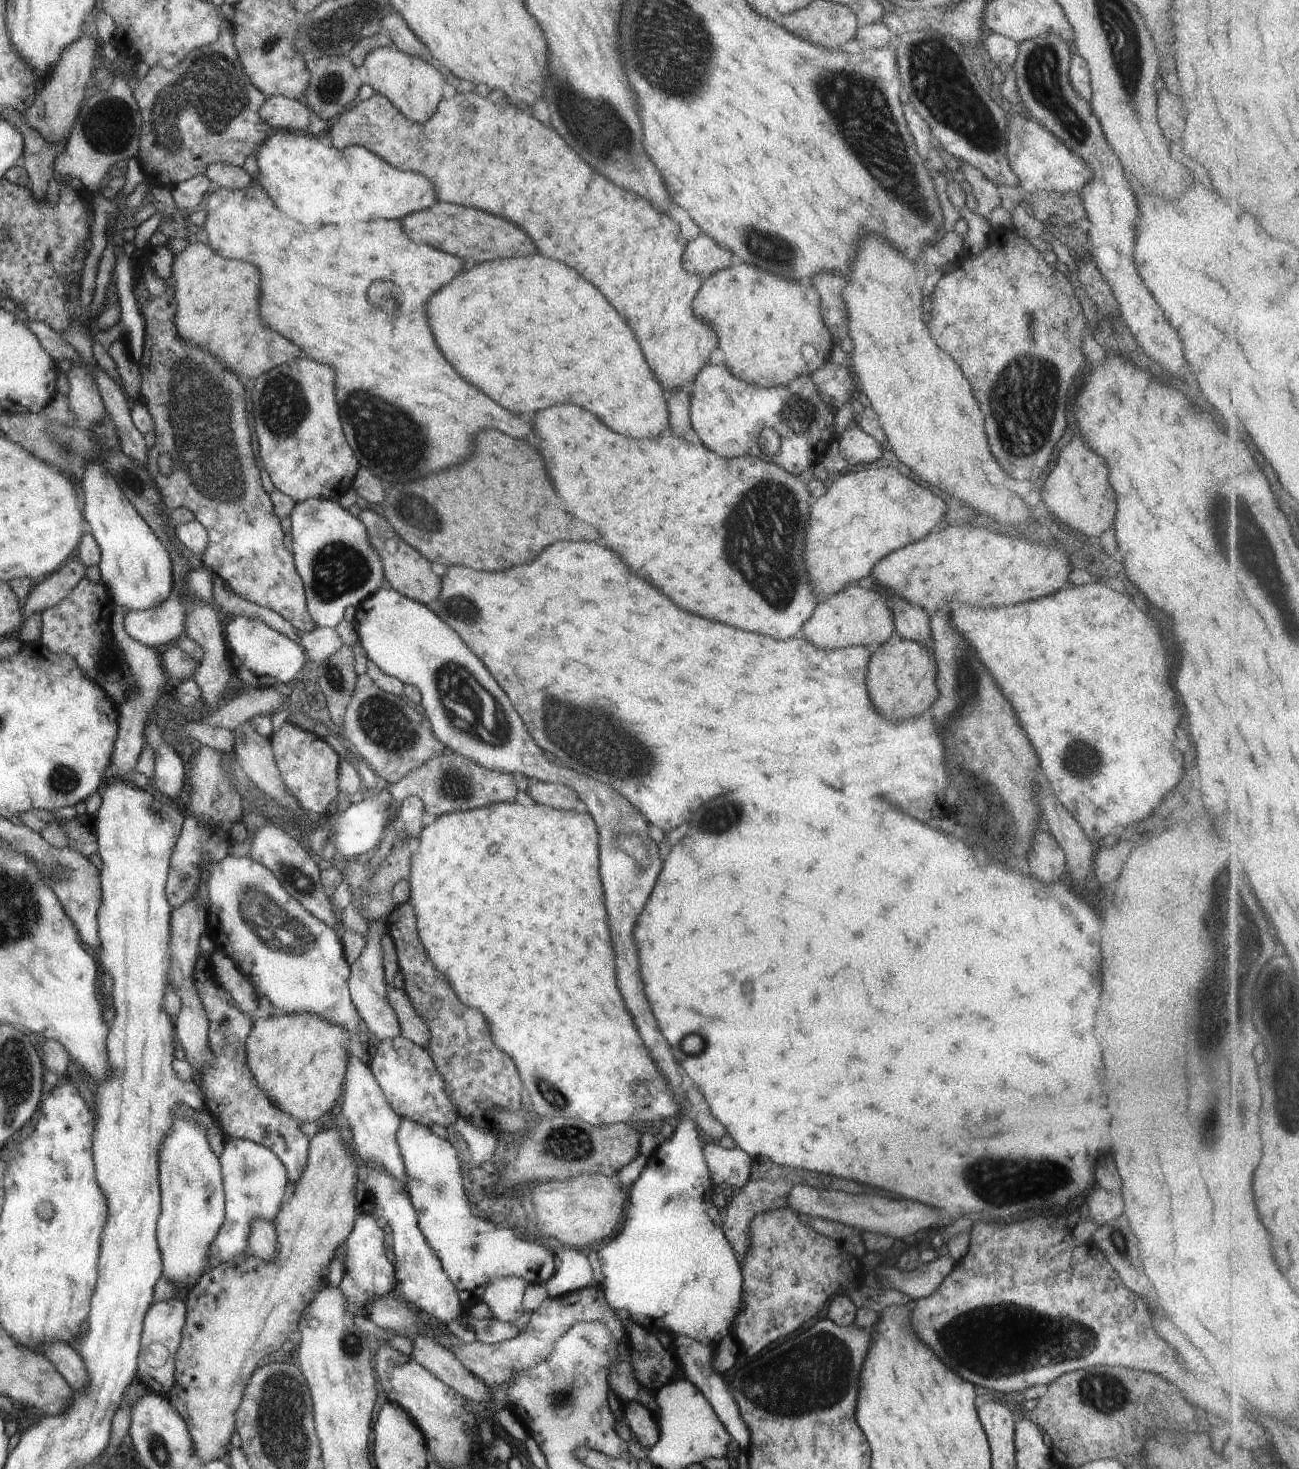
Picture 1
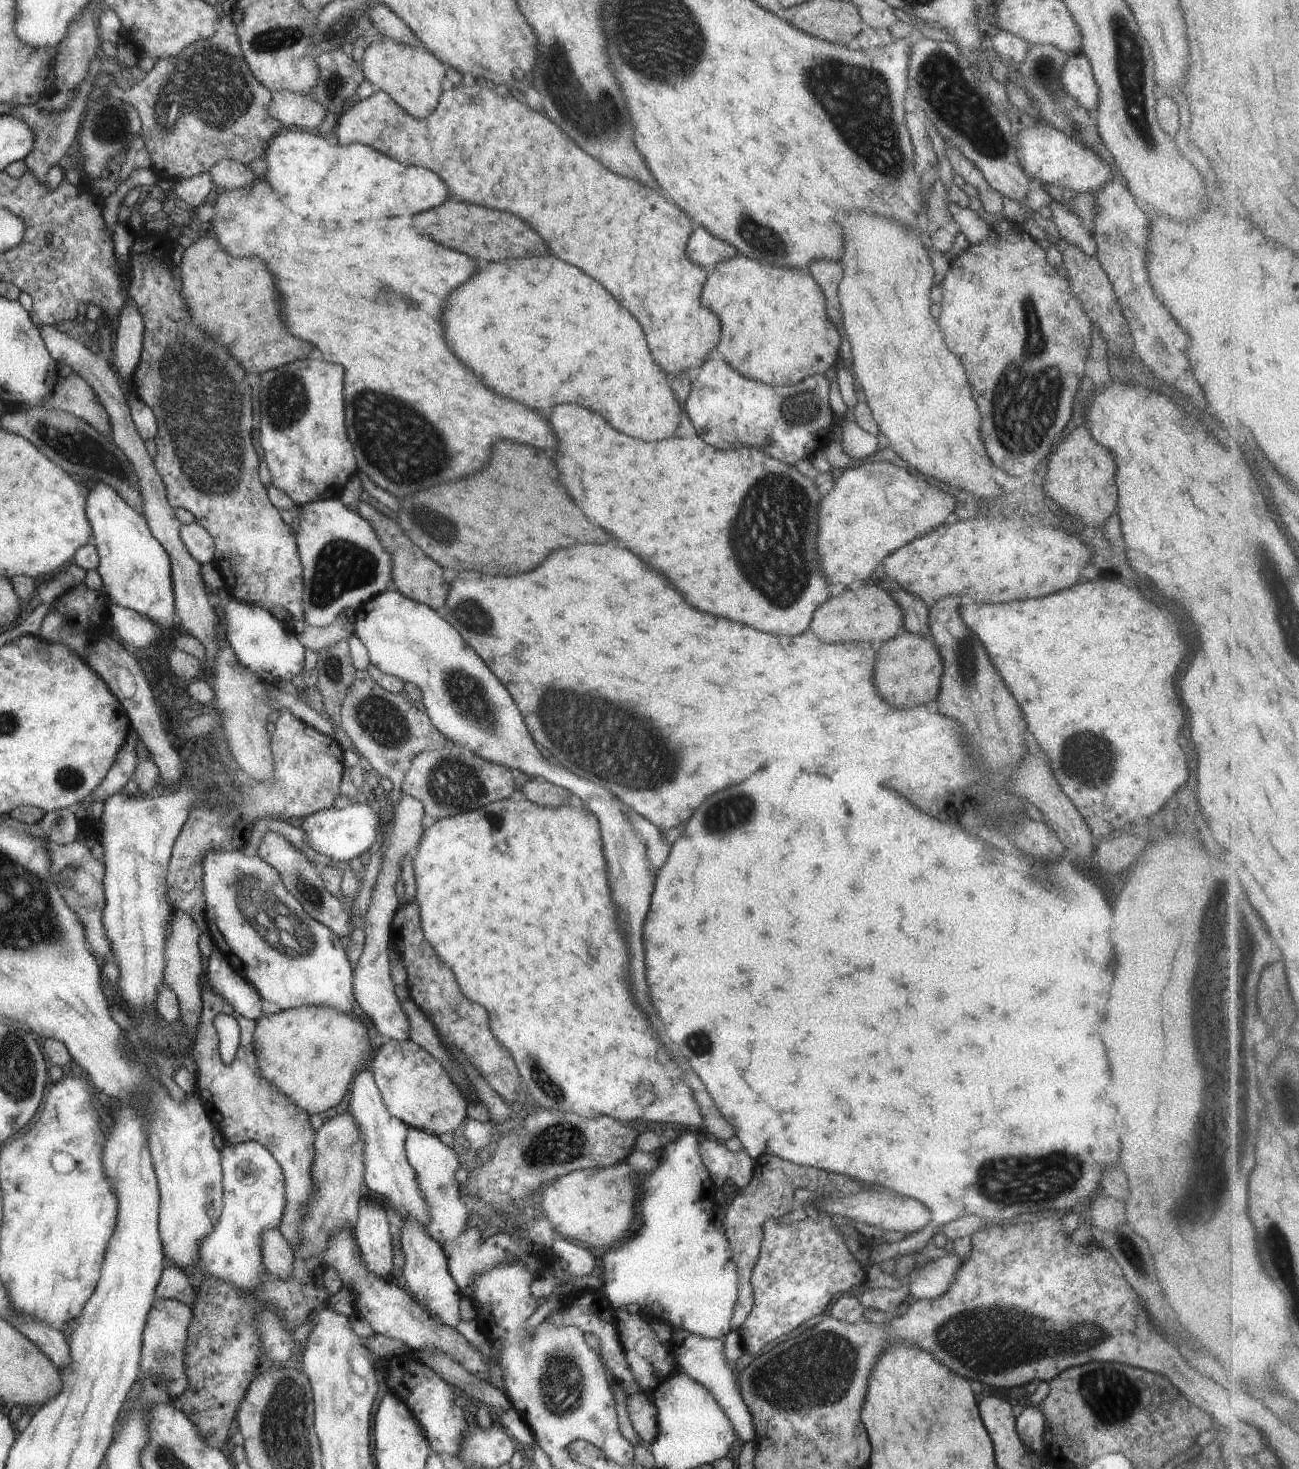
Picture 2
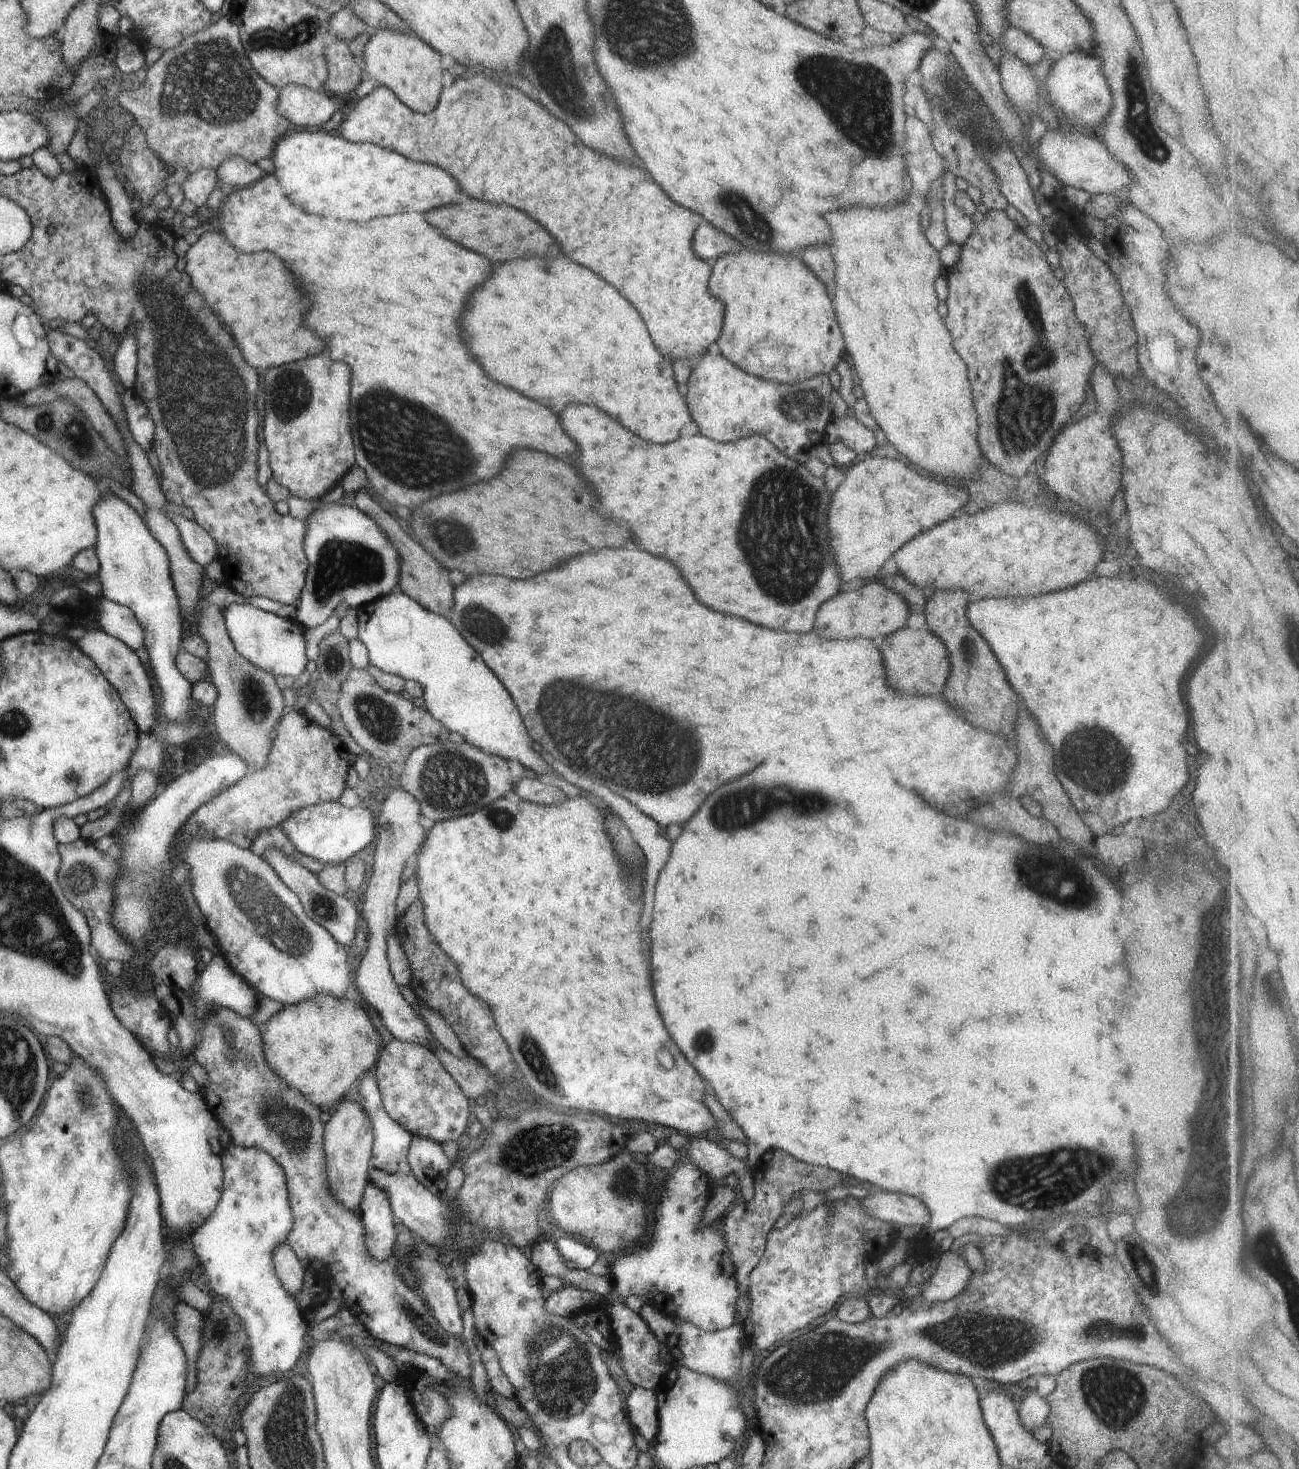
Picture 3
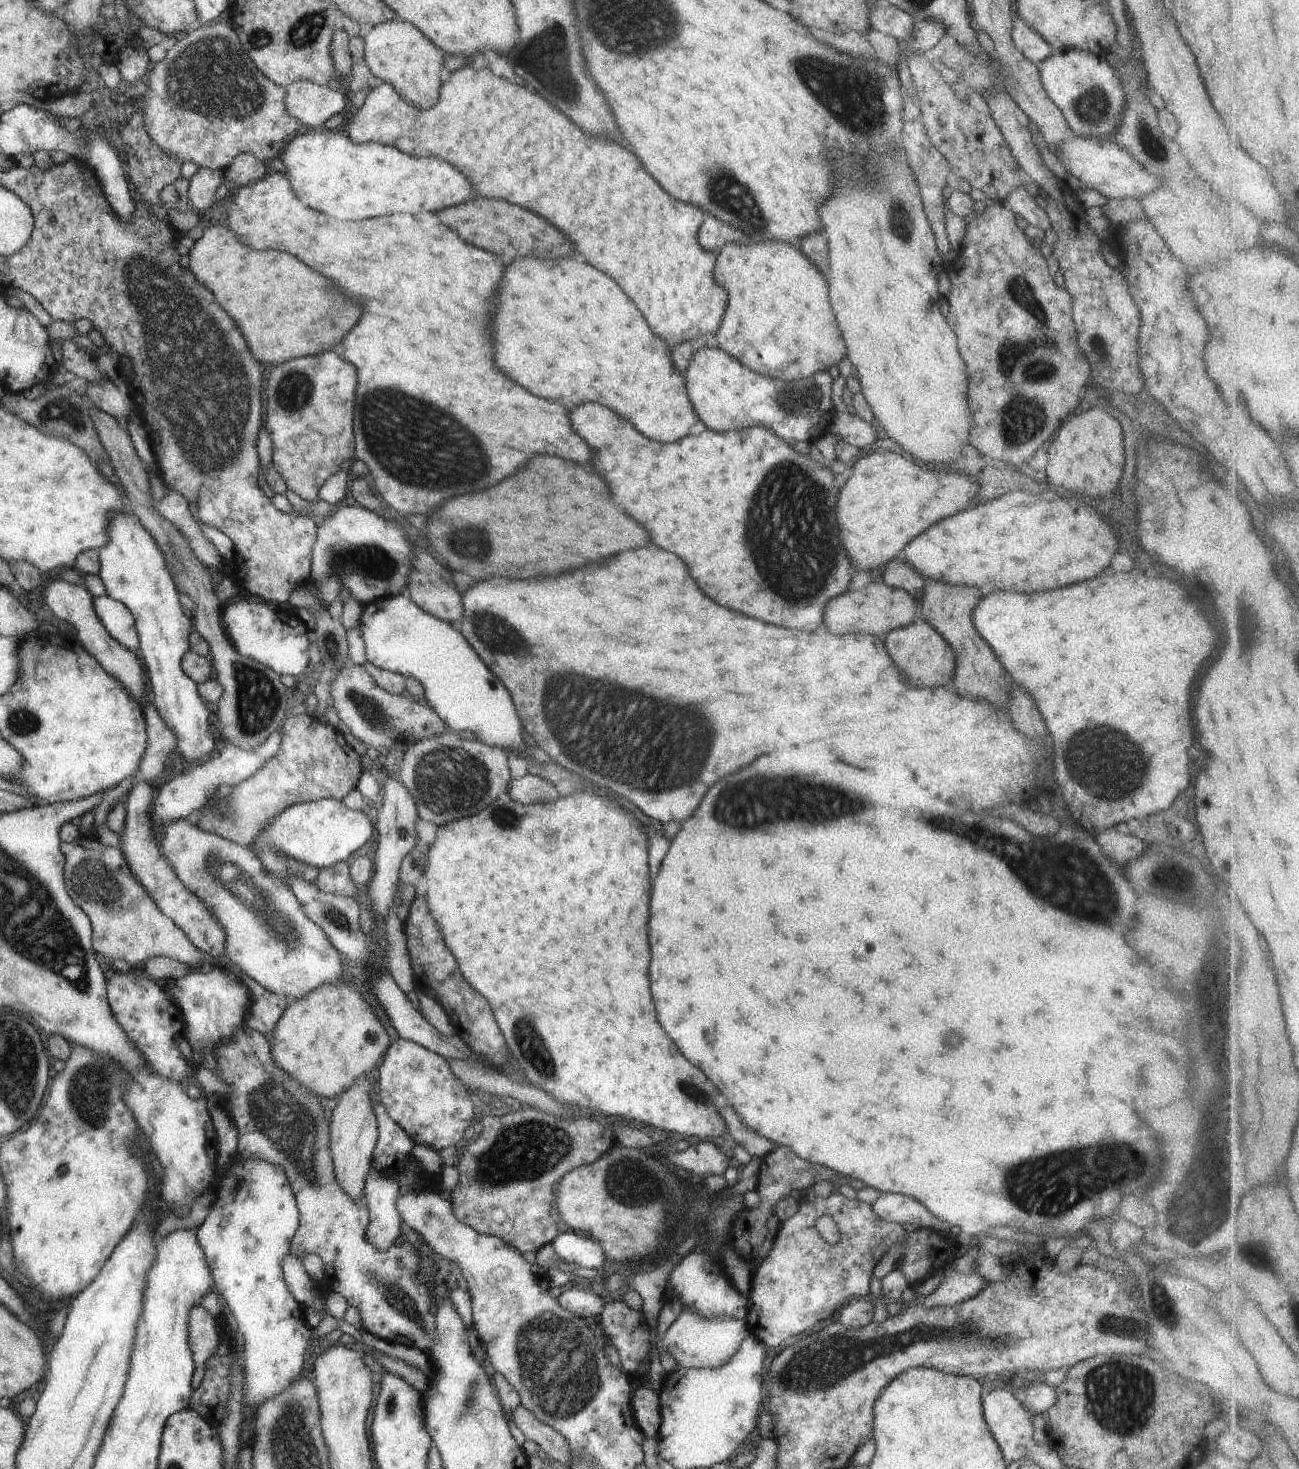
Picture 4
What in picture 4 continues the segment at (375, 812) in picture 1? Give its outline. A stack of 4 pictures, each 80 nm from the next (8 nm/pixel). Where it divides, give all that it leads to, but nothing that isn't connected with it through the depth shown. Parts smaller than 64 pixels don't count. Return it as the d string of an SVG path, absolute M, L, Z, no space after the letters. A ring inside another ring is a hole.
M322 799L309 803L296 803L282 811L271 823L255 837L252 850L270 845L295 861L323 869L340 861L346 861L352 852L361 850L369 842L372 823L363 810L350 809L342 801Z

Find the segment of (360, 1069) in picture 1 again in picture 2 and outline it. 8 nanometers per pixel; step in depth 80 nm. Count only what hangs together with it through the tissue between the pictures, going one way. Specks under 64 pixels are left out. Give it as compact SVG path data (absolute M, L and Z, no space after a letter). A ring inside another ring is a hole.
M364 1069L353 1077L354 1084L352 1084L347 1112L357 1123L357 1129L364 1141L366 1186L370 1190L382 1194L390 1204L397 1208L396 1212L402 1218L418 1221L425 1230L425 1226L430 1222L430 1217L425 1199L422 1198L418 1188L417 1178L406 1156L405 1140L408 1126L386 1110L372 1071Z

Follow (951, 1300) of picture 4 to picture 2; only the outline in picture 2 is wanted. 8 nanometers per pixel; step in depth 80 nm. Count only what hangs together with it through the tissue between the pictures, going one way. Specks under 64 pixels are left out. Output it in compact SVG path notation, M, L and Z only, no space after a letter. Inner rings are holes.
M945 1255L910 1271L900 1281L908 1285L909 1300L933 1299L944 1294L949 1284L956 1280L954 1273L961 1264L956 1255Z

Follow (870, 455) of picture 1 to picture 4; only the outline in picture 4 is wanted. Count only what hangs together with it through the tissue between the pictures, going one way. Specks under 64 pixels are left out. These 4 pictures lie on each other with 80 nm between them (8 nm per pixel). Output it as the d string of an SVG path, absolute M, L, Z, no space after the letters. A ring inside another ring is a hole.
M851 410L844 413L835 412L831 420L830 431L838 438L856 446L862 451L870 447L877 441L875 428Z

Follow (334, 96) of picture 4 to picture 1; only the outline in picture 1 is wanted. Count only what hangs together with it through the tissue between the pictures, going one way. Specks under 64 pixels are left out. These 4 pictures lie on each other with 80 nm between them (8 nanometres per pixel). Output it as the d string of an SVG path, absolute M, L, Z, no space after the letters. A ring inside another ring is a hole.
M274 95L266 98L257 113L269 127L306 132L312 112L302 99Z

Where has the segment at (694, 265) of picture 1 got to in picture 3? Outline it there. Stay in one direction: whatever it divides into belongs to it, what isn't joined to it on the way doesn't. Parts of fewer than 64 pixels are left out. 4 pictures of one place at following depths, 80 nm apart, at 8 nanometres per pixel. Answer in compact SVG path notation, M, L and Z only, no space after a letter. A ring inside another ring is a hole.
M702 220L692 239L694 254L703 261L712 262L719 256L733 253L741 247L738 241L716 230L708 221Z

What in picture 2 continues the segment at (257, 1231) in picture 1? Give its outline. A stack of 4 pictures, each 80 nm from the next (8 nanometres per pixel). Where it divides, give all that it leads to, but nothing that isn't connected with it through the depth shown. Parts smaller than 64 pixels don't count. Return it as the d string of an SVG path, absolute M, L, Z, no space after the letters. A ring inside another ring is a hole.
M279 1227L265 1230L261 1234L261 1255L263 1266L278 1278L291 1277L293 1269L293 1250L284 1240Z

